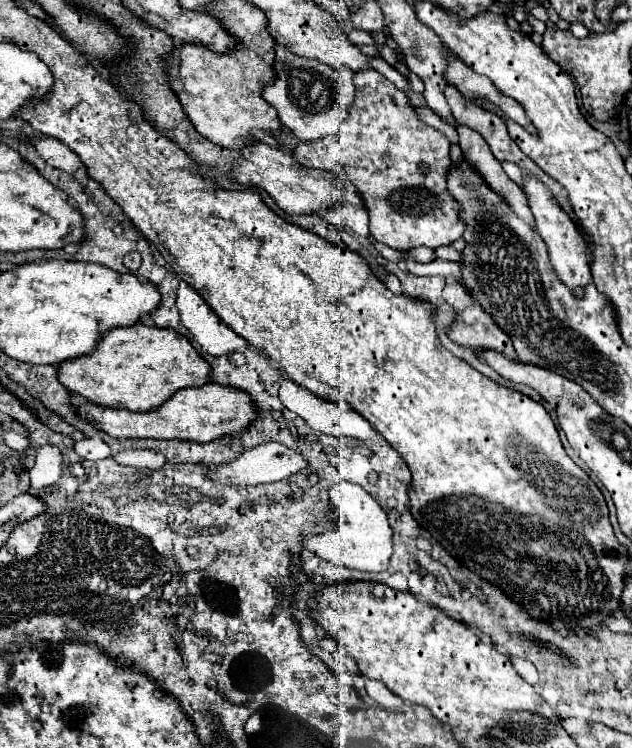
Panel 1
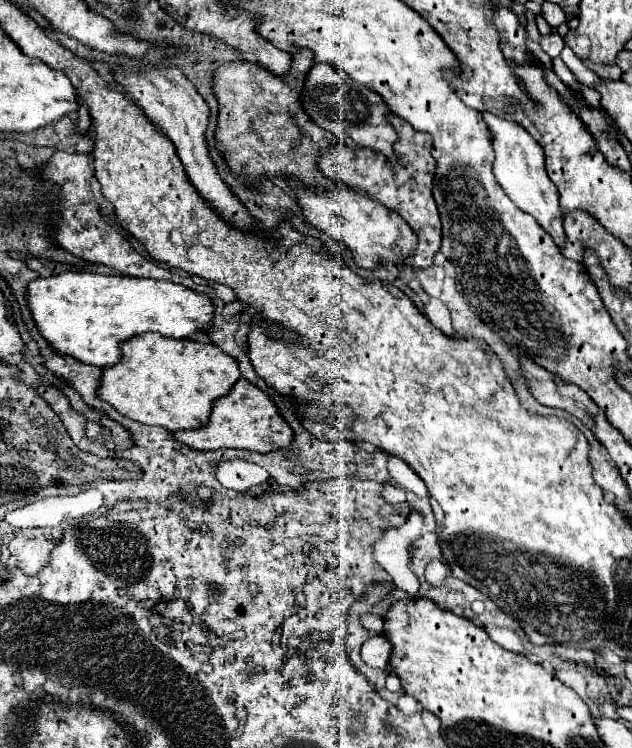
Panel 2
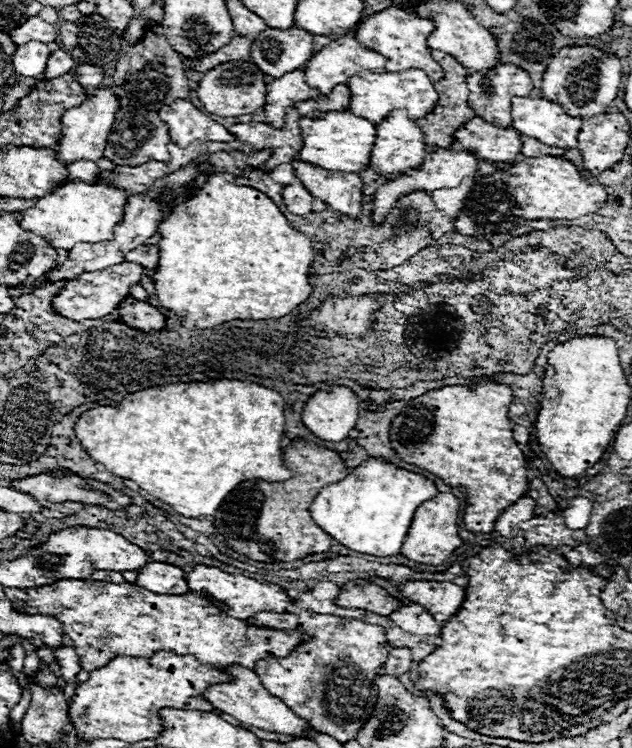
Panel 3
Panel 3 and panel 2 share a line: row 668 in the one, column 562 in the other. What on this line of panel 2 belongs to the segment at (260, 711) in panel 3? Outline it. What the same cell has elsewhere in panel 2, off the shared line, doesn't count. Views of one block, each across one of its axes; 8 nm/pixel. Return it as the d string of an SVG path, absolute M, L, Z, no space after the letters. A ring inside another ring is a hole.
M482 112L482 118L494 134L494 142L492 142L494 152L496 152L494 176L496 176L498 184L510 196L510 200L520 210L534 216L534 220L538 224L542 224L542 228L554 238L556 246L562 248L566 244L566 234L564 234L564 228L562 228L562 210L558 206L558 190L554 188L554 184L548 178L546 168L544 168L542 146L516 122L502 120L502 118L498 118L490 112Z

